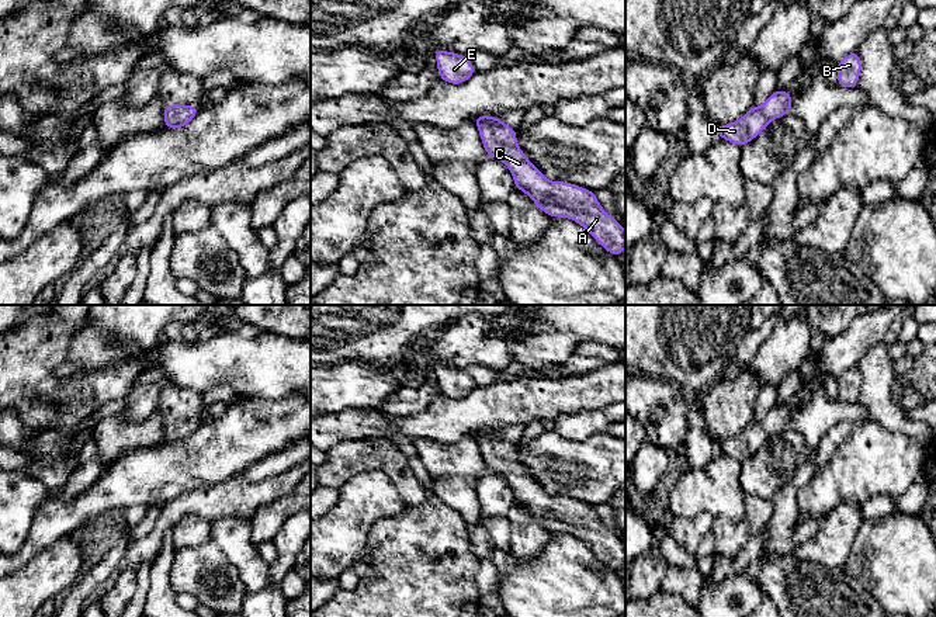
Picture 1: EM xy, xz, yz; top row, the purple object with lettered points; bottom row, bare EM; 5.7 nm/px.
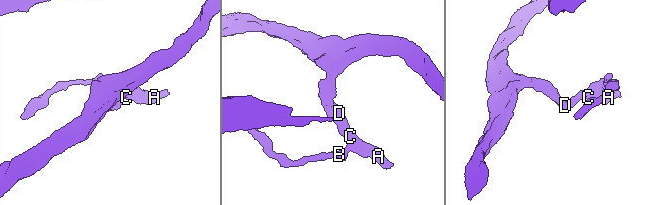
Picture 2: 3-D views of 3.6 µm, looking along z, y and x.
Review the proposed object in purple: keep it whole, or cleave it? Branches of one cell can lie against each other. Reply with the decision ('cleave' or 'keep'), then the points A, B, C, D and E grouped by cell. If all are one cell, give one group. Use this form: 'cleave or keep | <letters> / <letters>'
keep | A B C D E

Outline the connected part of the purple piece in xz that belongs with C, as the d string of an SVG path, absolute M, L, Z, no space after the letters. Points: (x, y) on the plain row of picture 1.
M478 430L472 434L479 443L479 451L486 465L486 471L503 476L514 495L514 503L526 507L533 517L548 531L569 533L586 543L611 571L621 571L625 562L625 545L621 538L609 530L596 513L594 506L582 503L566 496L551 496L528 475L526 468L517 461L516 444L500 436L500 431Z

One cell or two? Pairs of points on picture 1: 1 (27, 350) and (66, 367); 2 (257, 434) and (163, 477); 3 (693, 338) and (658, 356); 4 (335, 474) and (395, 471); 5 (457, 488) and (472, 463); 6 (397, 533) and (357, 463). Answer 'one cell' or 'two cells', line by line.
1: two cells
2: one cell
3: one cell
4: one cell
5: two cells
6: two cells

